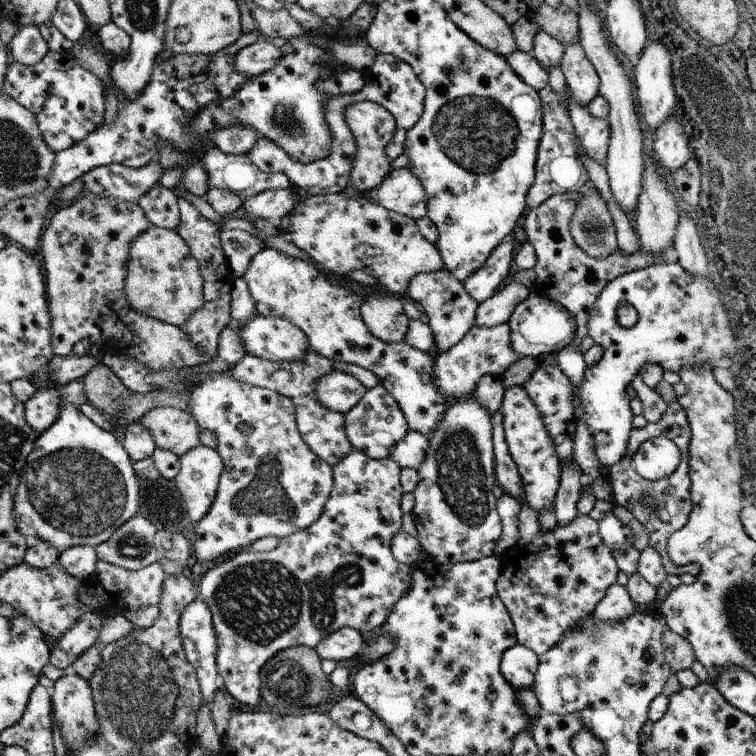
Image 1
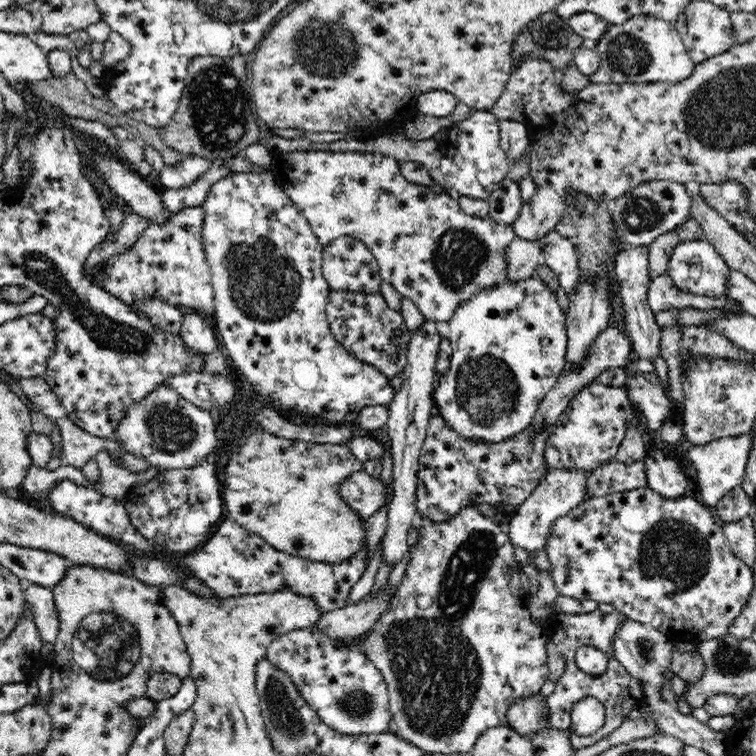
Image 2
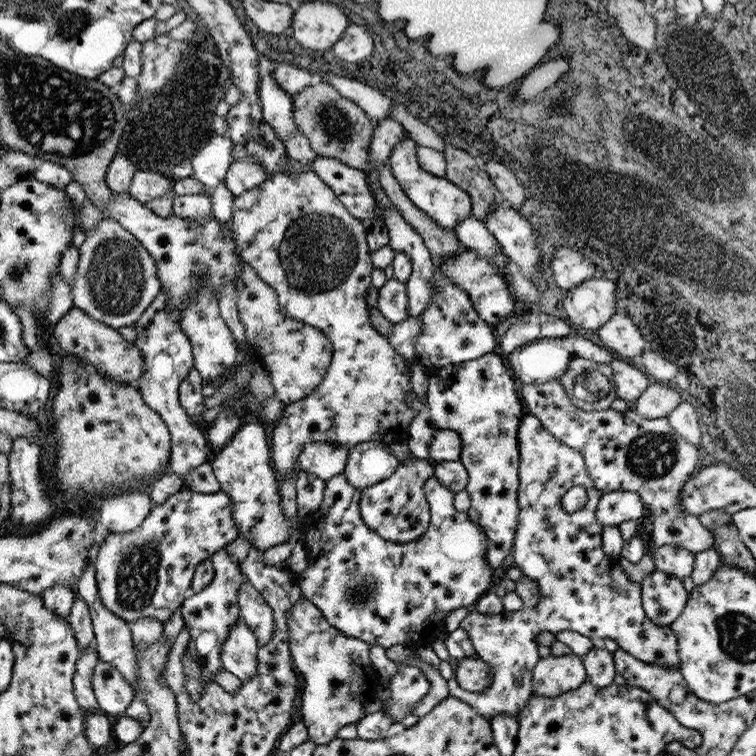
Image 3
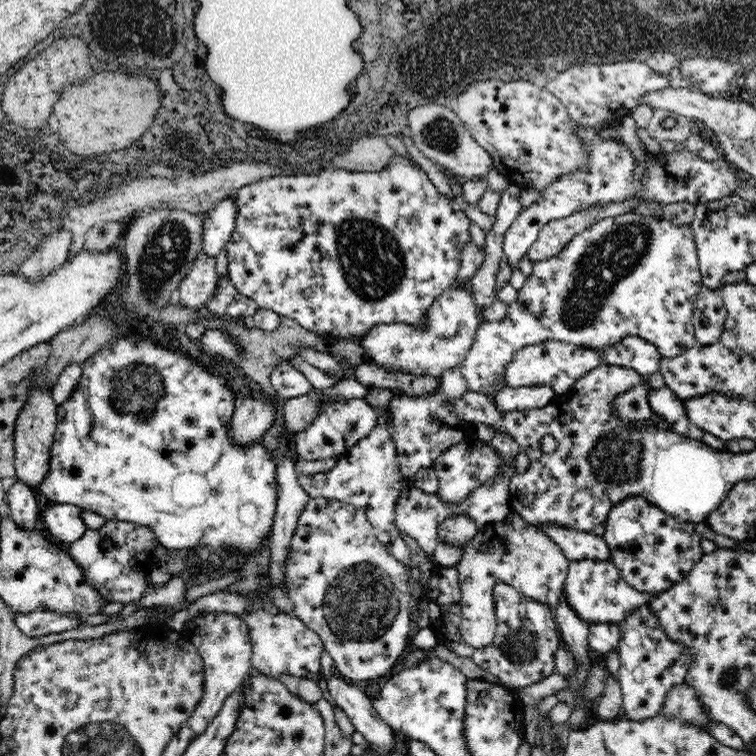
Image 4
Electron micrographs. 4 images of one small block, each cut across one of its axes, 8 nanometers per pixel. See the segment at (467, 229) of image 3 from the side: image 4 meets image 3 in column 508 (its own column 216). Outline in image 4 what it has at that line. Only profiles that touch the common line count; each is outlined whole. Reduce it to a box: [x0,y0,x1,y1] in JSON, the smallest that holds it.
[178,250,218,310]

